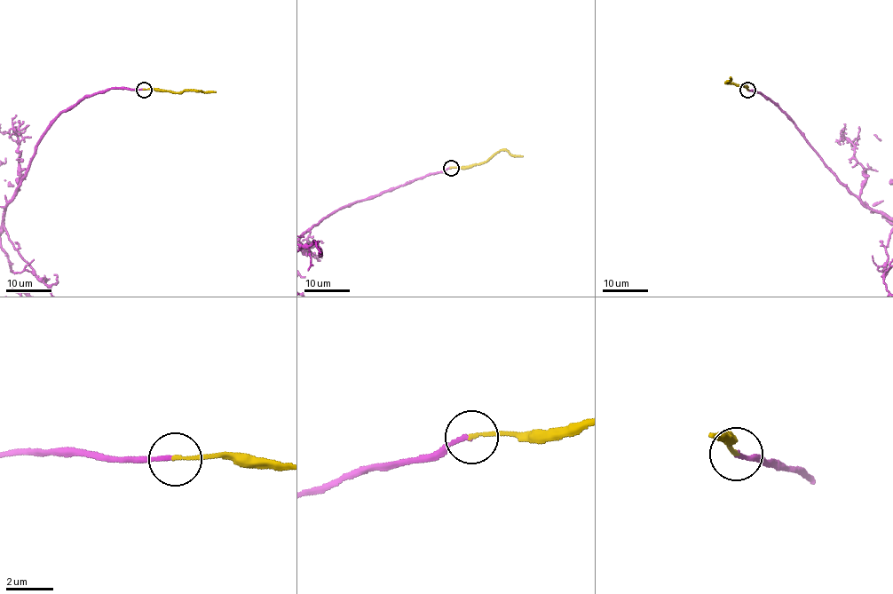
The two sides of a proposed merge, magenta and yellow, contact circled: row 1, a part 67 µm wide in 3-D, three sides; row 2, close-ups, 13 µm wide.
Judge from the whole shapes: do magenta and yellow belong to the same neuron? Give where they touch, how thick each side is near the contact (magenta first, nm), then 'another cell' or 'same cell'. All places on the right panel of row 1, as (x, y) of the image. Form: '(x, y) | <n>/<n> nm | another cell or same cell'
(747, 90) | 170/150 nm | same cell

